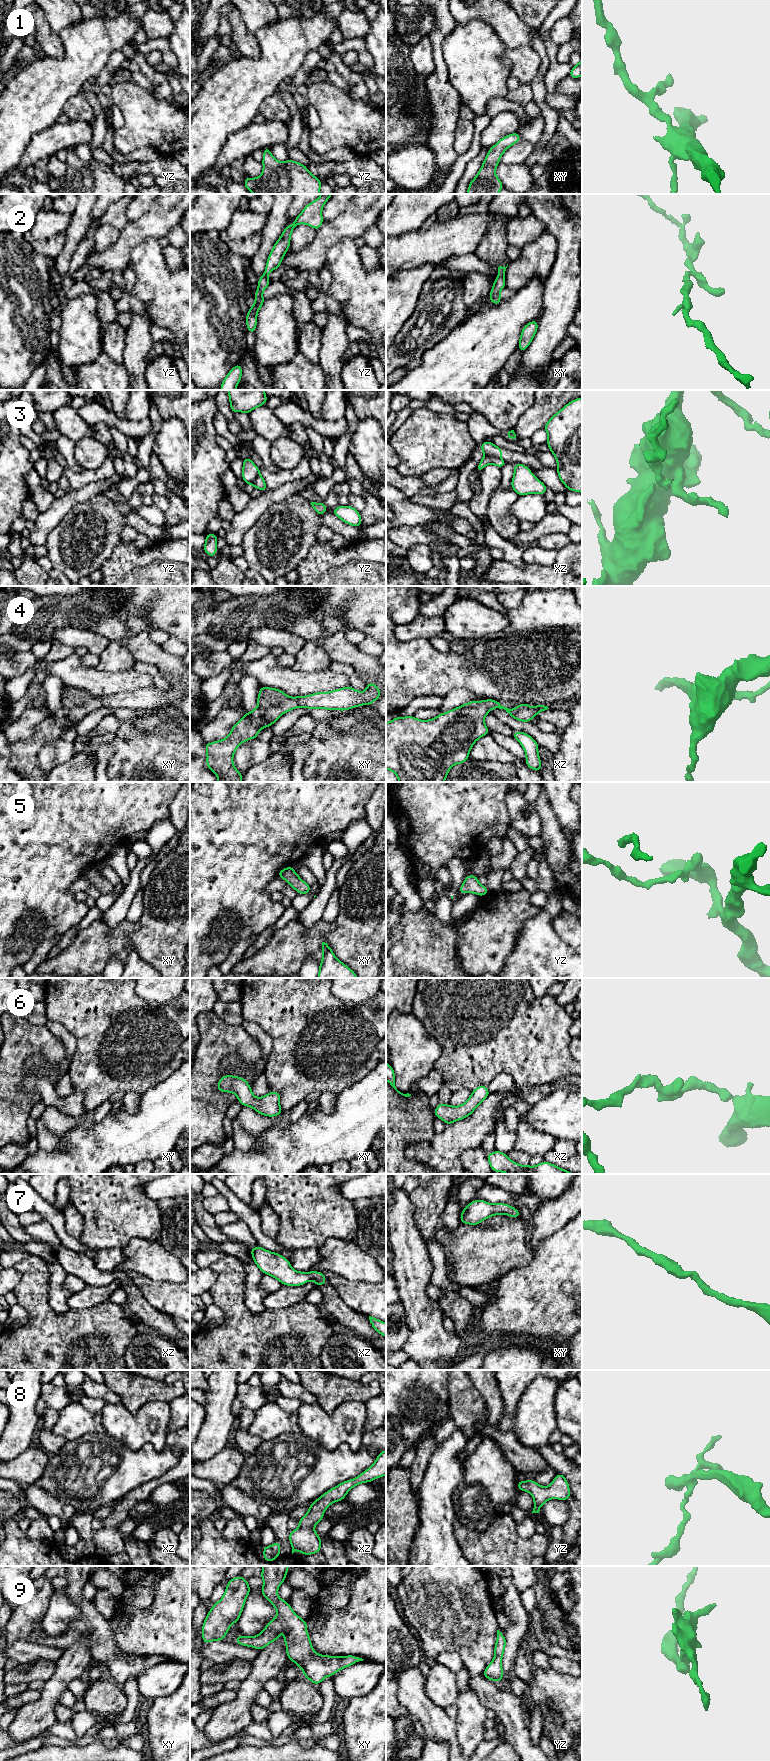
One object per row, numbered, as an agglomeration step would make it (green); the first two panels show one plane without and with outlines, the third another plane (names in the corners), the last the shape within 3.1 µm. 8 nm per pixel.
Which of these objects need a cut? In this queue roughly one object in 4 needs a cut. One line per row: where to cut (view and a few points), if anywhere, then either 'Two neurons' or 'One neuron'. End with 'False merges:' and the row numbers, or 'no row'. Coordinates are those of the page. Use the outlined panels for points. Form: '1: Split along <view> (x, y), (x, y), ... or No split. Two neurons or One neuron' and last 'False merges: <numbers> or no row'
1: No split. One neuron
2: No split. One neuron
3: Split along xz (484, 455), (492, 455), (499, 458). Two neurons
4: No split. One neuron
5: No split. One neuron
6: No split. One neuron
7: No split. One neuron
8: No split. One neuron
9: No split. One neuron
False merges: 3

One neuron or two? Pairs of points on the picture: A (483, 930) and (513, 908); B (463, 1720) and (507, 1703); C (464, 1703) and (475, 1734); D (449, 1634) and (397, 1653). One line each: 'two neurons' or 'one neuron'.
A: one neuron
B: two neurons
C: one neuron
D: two neurons

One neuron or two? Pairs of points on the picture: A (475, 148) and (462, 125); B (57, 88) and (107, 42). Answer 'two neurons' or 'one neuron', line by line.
A: two neurons
B: one neuron

